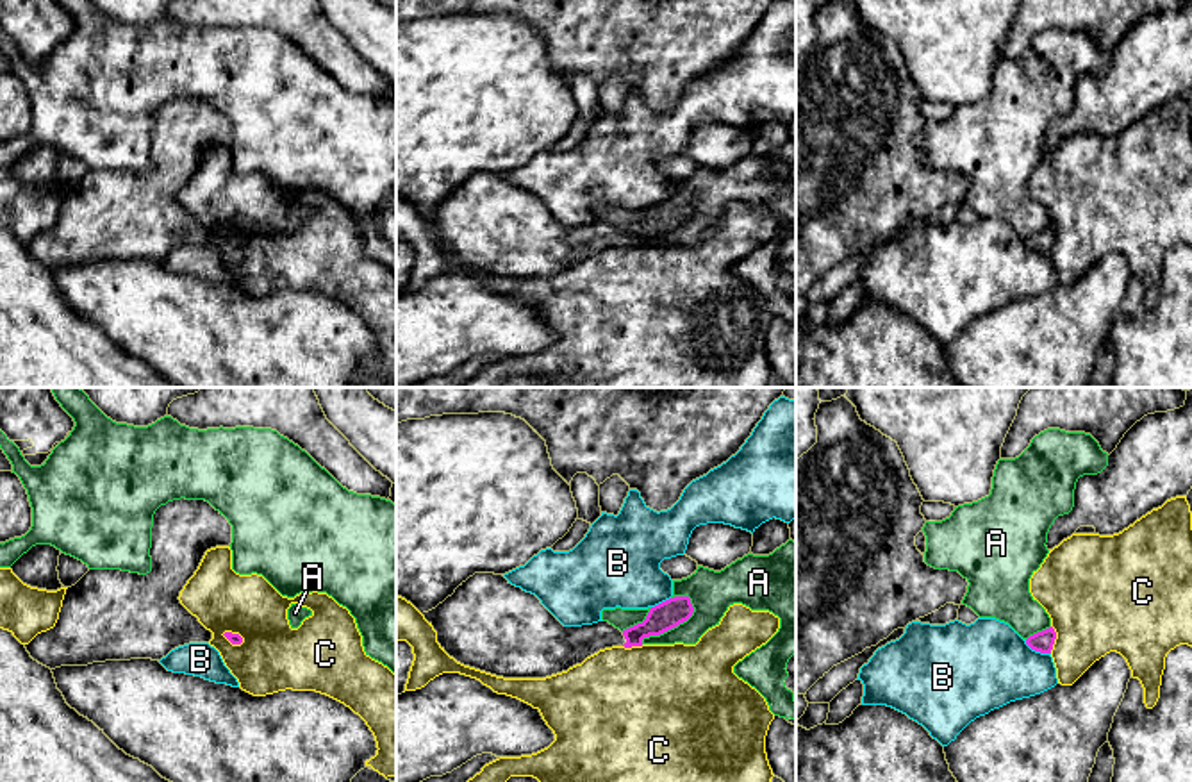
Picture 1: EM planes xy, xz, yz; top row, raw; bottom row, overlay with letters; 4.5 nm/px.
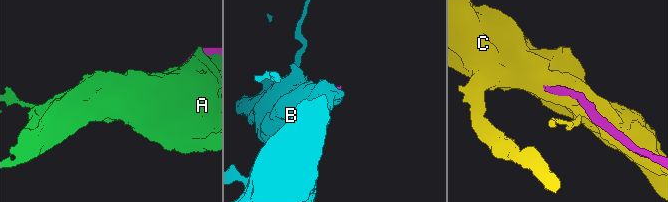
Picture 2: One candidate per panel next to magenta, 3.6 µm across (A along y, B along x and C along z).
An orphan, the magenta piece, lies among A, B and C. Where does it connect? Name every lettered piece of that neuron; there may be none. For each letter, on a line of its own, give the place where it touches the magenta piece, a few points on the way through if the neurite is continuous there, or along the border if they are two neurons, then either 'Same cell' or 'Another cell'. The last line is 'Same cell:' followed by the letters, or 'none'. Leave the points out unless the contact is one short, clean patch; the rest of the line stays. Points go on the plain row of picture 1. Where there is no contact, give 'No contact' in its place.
A: Touches magenta at xz (673, 227). Another cell
B: Touches magenta at yz (1037, 250). Another cell
C: Touches magenta at yz (1055, 238). Another cell
Same cell: none

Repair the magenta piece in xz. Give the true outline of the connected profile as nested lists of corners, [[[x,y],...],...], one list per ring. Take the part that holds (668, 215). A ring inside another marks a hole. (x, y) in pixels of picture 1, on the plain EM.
[[[475,173],[423,216],[437,232],[441,248],[457,262],[503,279],[546,279],[582,264],[605,248],[642,246],[644,237],[678,227],[692,212],[689,196],[675,196],[651,207],[642,223],[623,232],[608,221],[564,227],[535,195],[512,186],[503,175]]]

